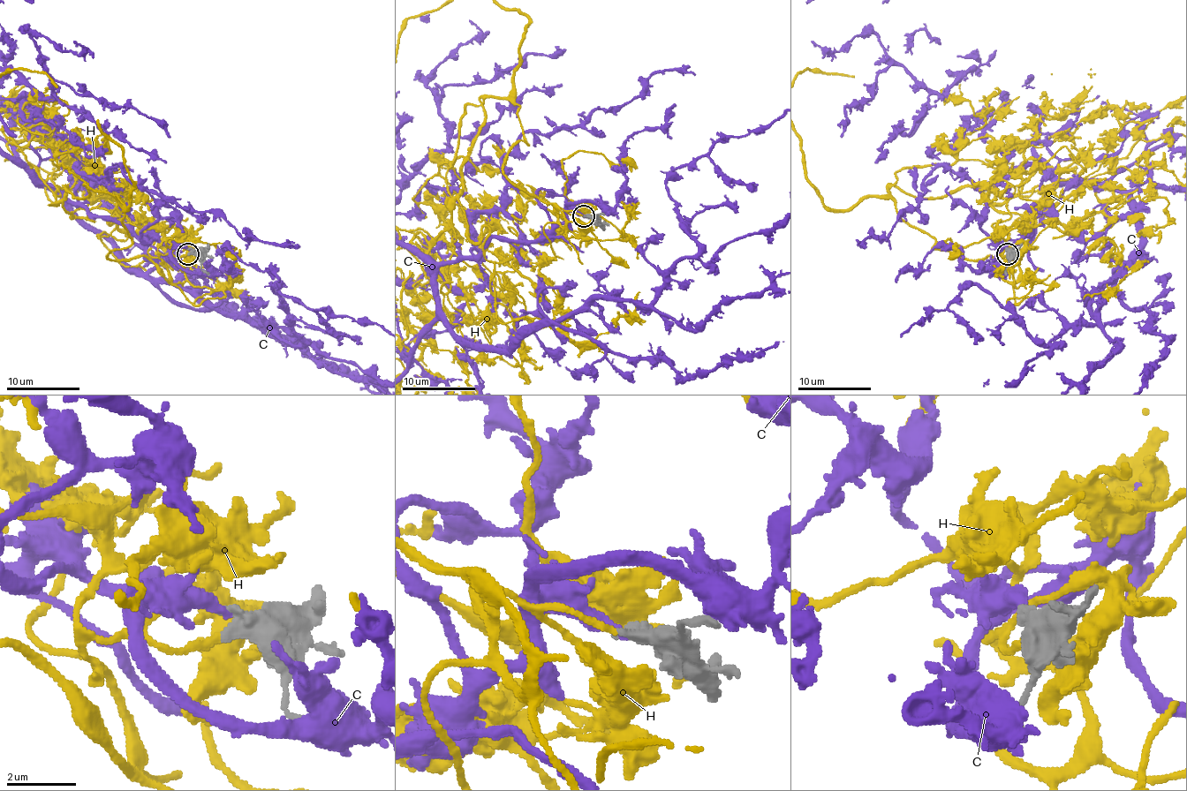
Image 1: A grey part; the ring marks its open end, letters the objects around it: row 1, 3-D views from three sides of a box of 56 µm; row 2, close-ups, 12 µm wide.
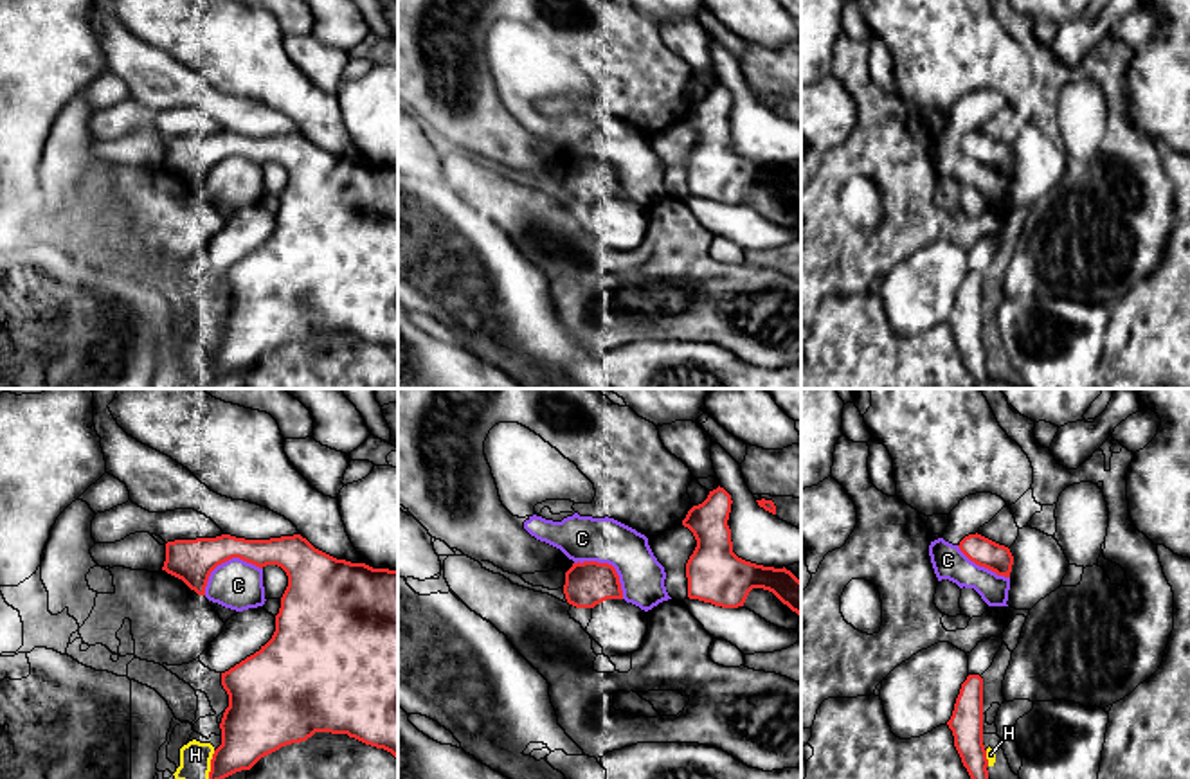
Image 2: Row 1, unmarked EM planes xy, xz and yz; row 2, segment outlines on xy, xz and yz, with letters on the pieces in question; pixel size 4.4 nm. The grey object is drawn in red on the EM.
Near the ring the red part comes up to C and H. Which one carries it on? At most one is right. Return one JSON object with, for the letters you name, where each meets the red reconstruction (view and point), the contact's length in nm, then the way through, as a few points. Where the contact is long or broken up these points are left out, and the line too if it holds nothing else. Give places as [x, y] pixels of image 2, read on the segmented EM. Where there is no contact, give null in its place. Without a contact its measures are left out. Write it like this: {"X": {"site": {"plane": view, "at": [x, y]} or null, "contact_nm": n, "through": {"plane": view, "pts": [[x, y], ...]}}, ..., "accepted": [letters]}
{"H": {"site": {"plane": "xy", "at": [211, 765]}, "contact_nm": 130}, "accepted": ["H"]}

